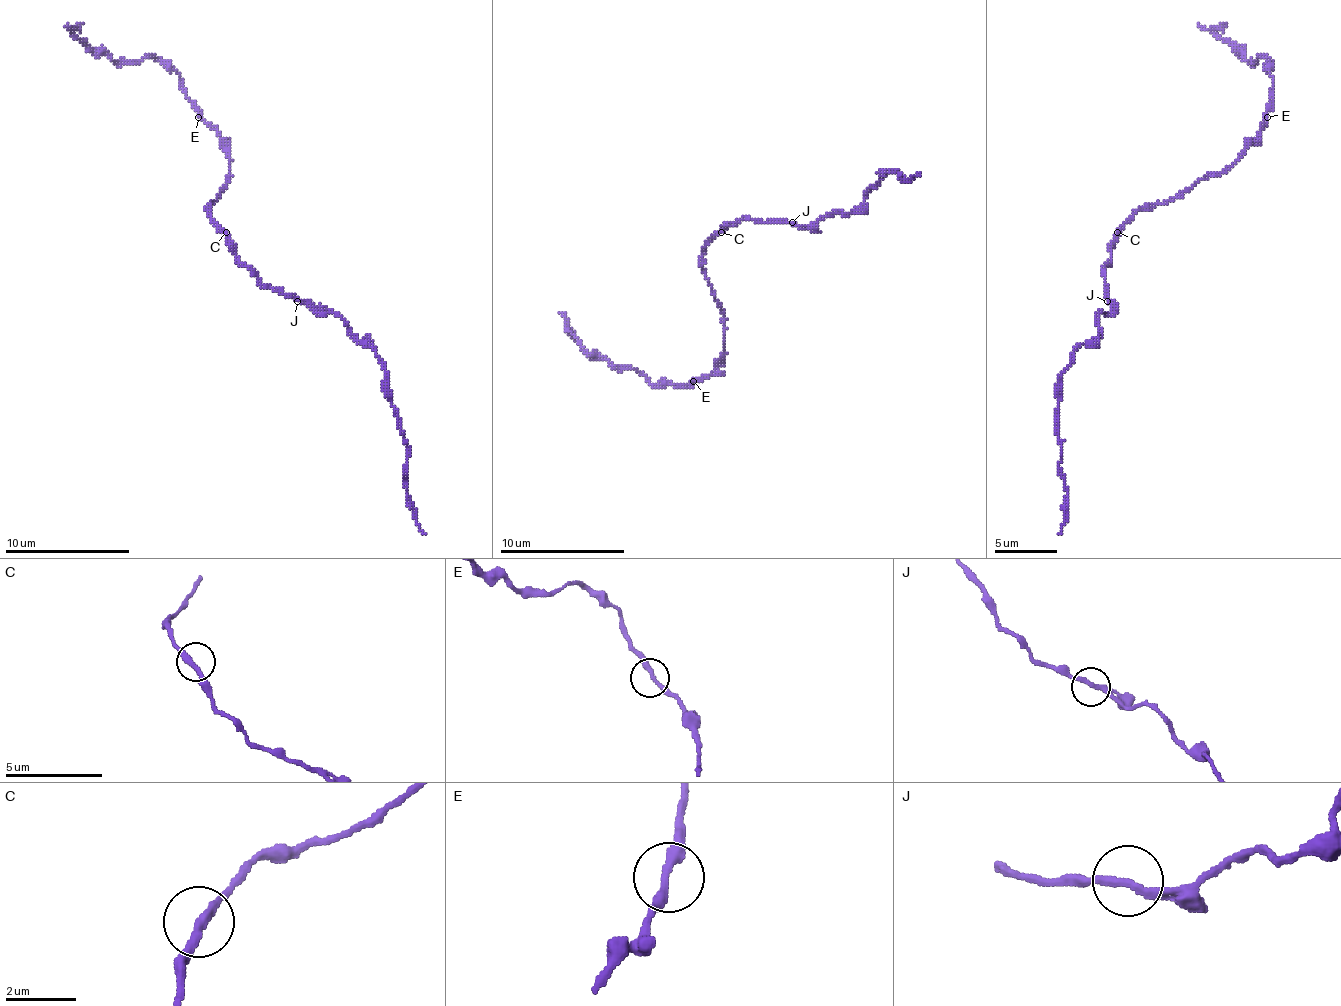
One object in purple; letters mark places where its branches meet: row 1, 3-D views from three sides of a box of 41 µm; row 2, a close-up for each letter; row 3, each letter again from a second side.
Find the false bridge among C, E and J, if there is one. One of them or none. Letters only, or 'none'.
none

